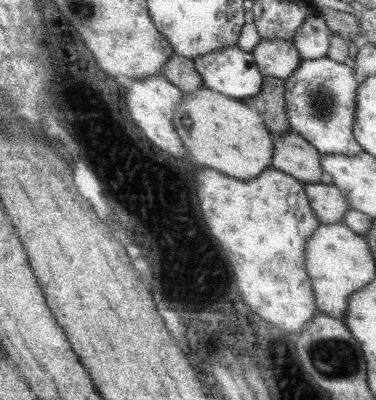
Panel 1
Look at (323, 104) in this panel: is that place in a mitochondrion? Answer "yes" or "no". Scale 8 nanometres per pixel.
yes

